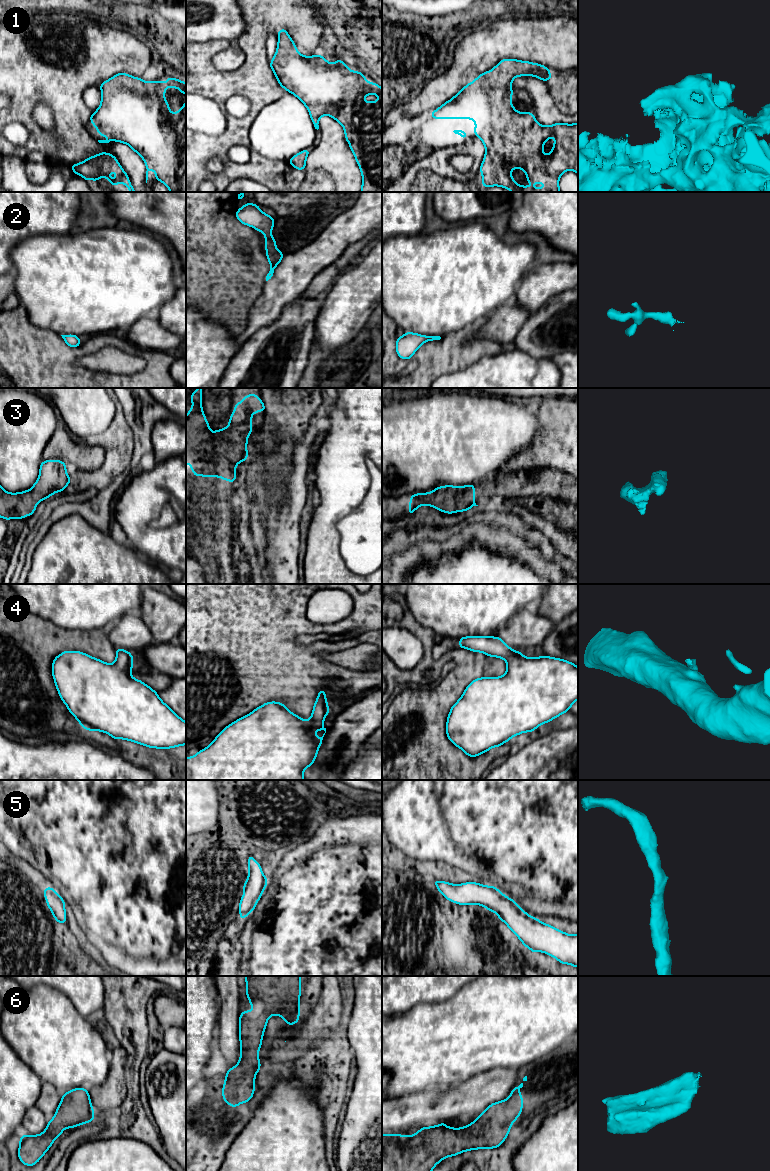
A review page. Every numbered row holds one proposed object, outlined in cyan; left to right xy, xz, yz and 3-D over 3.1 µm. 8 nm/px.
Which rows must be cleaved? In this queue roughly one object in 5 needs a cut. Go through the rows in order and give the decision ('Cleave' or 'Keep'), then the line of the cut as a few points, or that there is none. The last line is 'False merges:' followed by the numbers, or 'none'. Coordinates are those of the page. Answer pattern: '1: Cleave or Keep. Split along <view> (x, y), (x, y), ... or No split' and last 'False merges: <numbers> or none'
1: Keep. No split
2: Keep. No split
3: Keep. No split
4: Keep. No split
5: Keep. No split
6: Keep. No split
False merges: none

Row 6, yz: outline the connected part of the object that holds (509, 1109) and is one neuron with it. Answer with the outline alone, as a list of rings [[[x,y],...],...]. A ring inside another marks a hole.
[[[521,1083],[514,1087],[510,1096],[502,1101],[492,1103],[472,1123],[463,1128],[447,1127],[444,1122],[432,1127],[420,1128],[416,1134],[382,1134],[382,1171],[432,1171],[443,1159],[475,1149],[499,1147],[506,1139],[512,1123],[522,1114],[523,1098],[519,1089]]]

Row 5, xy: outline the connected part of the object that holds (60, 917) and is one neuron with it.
[[[51,887],[44,888],[44,897],[46,898],[47,906],[51,910],[55,920],[60,924],[66,923],[65,901],[59,896],[55,889]]]

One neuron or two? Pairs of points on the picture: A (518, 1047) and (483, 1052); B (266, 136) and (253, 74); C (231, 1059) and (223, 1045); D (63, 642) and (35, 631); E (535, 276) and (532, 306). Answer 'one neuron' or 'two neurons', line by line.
A: one neuron
B: two neurons
C: one neuron
D: one neuron
E: one neuron

